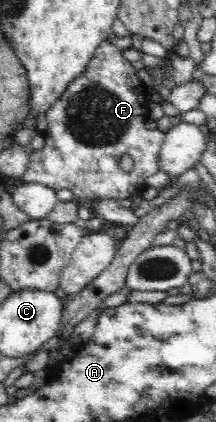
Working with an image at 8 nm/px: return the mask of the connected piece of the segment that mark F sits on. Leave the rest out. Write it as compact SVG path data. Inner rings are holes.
M102 41L89 59L85 71L77 75L65 92L53 101L47 111L47 130L43 134L46 146L42 150L35 150L30 157L22 183L41 183L51 187L55 192L69 189L75 194L76 200L99 201L103 199L122 200L135 199L147 185L146 181L160 169L160 151L165 134L145 128L150 118L149 92L147 87L137 77L137 71L131 62L121 56L121 50L112 41ZM123 153L129 153L134 161L134 168L130 173L119 169L119 160Z

